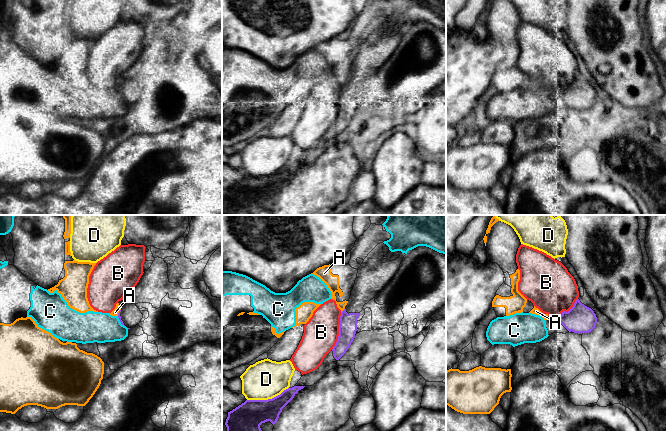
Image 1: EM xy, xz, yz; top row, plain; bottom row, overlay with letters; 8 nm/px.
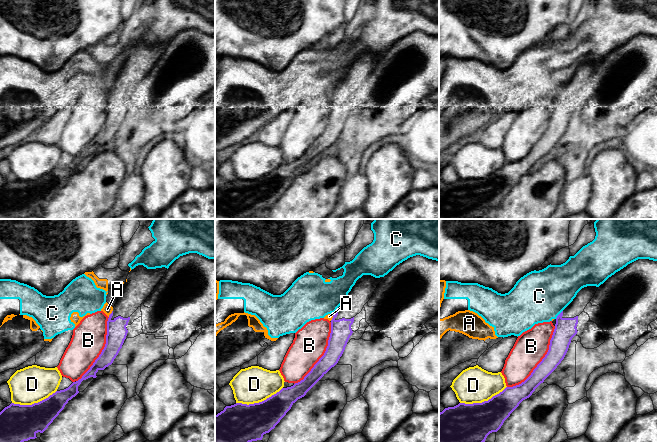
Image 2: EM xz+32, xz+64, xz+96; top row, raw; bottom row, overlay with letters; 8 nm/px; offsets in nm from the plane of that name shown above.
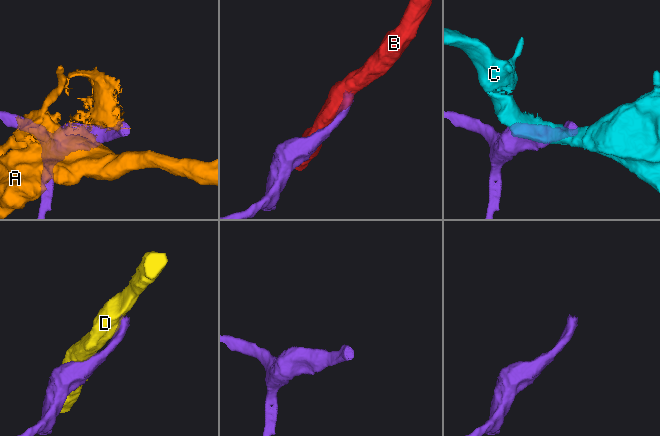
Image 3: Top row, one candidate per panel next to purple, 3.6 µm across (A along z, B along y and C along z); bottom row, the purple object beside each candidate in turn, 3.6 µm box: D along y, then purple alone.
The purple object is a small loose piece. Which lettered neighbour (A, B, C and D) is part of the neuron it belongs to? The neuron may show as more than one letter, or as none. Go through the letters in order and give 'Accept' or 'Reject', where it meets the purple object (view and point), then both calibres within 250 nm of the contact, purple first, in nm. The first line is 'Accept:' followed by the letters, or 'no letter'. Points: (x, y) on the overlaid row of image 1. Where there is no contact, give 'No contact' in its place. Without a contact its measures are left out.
Accept: no letter
A: Reject. Touches purple at xz (343, 310). Thickness 140 nm (purple) against 110 nm
B: Reject. Touches purple at xz (339, 331). Thickness 140 nm (purple) against 280 nm
C: Reject. Touches purple at xy (120, 321). Thickness 20 nm (purple) against 240 nm
D: Reject. Touches purple at xz (268, 399). Thickness 240 nm (purple) against 320 nm

